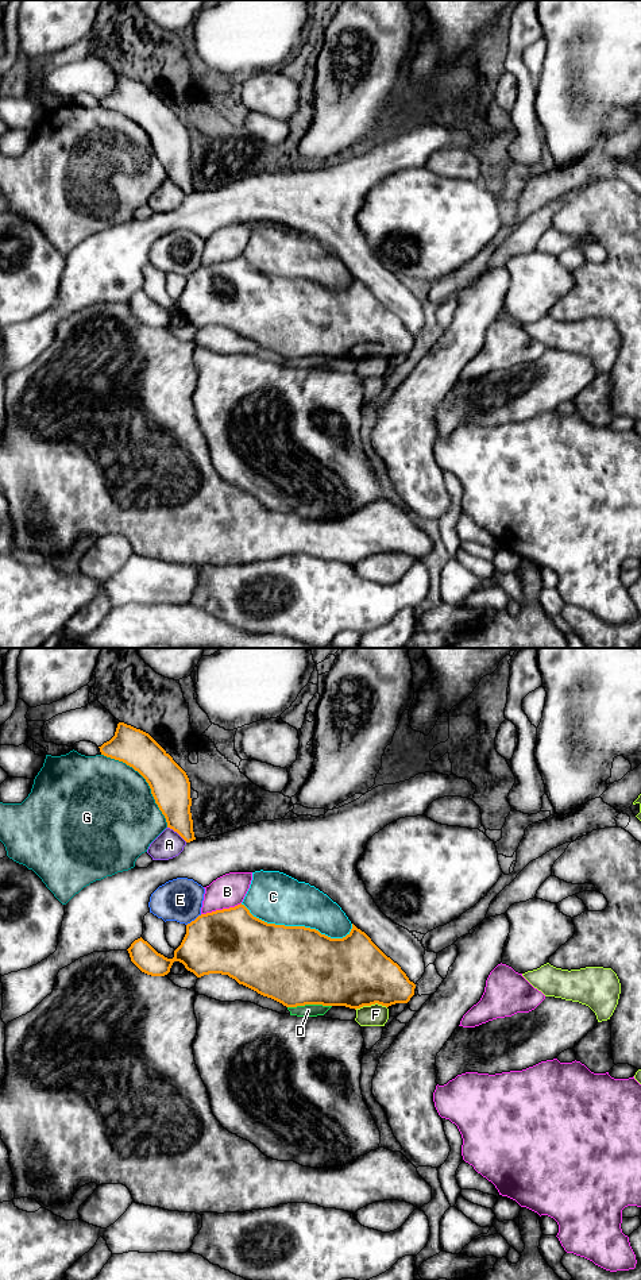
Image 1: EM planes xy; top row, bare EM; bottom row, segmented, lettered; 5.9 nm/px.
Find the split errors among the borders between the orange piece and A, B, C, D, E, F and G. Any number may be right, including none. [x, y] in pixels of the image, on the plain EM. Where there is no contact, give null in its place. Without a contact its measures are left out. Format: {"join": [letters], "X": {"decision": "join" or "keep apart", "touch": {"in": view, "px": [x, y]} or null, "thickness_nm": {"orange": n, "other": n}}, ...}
{"join": [], "A": {"decision": "keep apart", "touch": {"in": "xy", "px": [177, 184]}, "thickness_nm": {"orange": 220, "other": 160}}, "B": {"decision": "keep apart", "touch": {"in": "xy", "px": [220, 262]}, "thickness_nm": {"orange": 400, "other": 190}}, "C": {"decision": "keep apart", "touch": {"in": "xy", "px": [297, 278]}, "thickness_nm": {"orange": 480, "other": 300}}, "D": {"decision": "keep apart", "touch": {"in": "xy", "px": [309, 355]}, "thickness_nm": {"orange": 480, "other": 80}}, "E": {"decision": "keep apart", "touch": {"in": "xy", "px": [194, 272]}, "thickness_nm": {"orange": 400, "other": 260}}, "F": {"decision": "keep apart", "touch": {"in": "xy", "px": [370, 357]}, "thickness_nm": {"orange": 420, "other": 130}}, "G": {"decision": "keep apart", "touch": {"in": "xy", "px": [146, 132]}, "thickness_nm": {"orange": 240, "other": 500}}}

